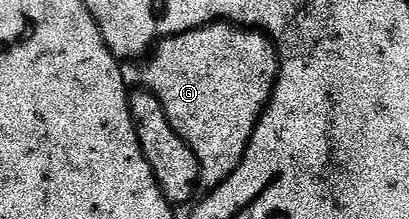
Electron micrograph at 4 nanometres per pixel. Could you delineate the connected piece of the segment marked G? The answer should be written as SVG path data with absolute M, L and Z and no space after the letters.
M209 22L195 30L163 38L151 49L145 61L131 65L134 67L128 70L128 78L131 83L138 82L134 84L141 84L153 93L163 105L172 128L199 162L197 189L209 192L226 182L244 160L252 132L274 94L279 65L278 48L270 41L269 34L233 22Z

